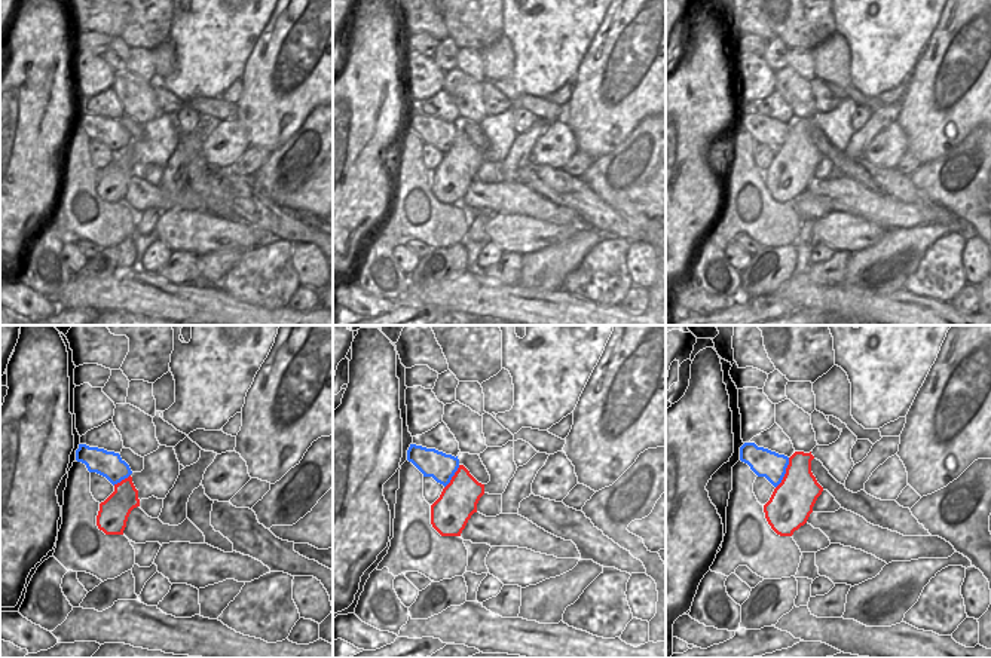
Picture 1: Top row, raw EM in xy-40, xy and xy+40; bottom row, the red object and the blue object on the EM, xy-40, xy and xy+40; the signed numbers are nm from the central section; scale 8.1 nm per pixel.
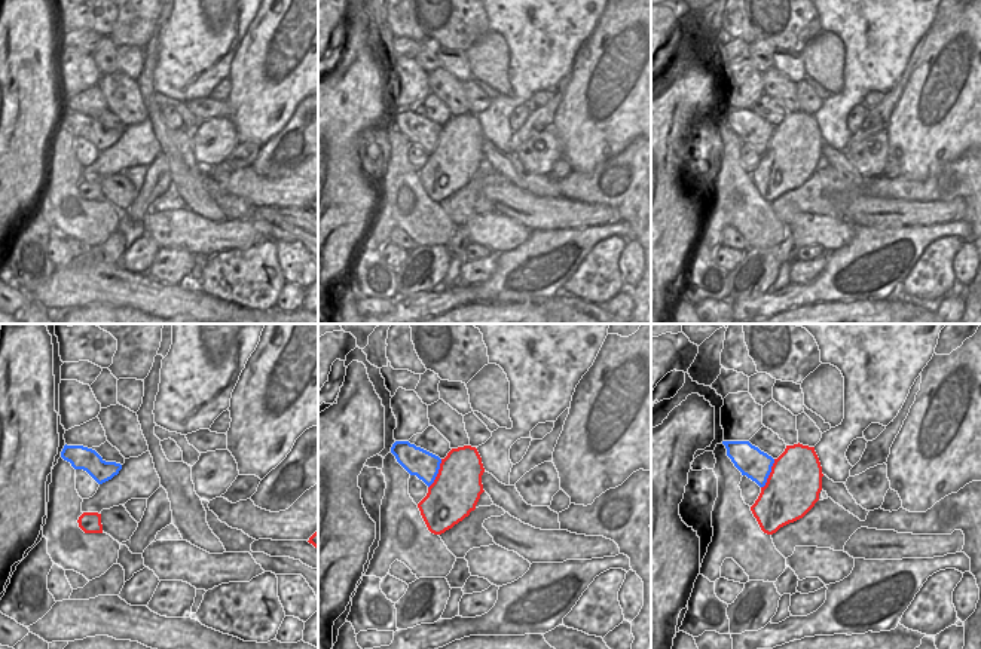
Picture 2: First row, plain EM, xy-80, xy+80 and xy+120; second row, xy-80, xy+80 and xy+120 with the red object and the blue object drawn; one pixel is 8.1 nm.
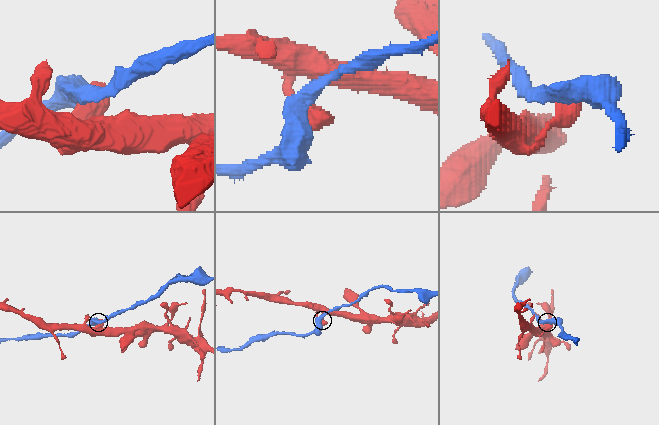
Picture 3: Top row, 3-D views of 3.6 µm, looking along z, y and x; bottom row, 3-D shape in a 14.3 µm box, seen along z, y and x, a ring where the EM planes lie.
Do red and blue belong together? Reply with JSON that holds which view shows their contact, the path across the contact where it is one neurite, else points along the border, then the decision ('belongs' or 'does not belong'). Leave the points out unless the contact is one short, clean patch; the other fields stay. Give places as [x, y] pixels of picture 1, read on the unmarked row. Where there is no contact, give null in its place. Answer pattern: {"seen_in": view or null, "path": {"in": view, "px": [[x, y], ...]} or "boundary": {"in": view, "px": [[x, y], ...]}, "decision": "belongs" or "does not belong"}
{"seen_in": "xy+40", "decision": "does not belong"}

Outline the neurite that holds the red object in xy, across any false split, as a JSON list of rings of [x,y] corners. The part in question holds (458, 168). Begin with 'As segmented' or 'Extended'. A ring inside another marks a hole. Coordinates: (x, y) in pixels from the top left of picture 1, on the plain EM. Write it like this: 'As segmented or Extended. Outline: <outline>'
As segmented. Outline: [[[459,132],[440,165],[431,172],[431,192],[441,203],[461,203],[468,187],[477,180],[484,152]]]

